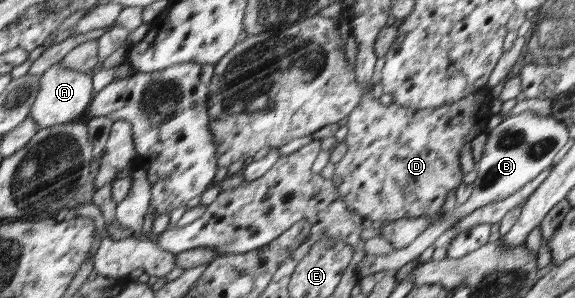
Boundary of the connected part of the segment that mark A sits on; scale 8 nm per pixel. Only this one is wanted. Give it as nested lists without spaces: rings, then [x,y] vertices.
[[[58,62],[42,73],[40,91],[29,116],[39,129],[57,126],[69,119],[77,119],[77,115],[87,113],[93,98],[91,73],[69,69]]]

